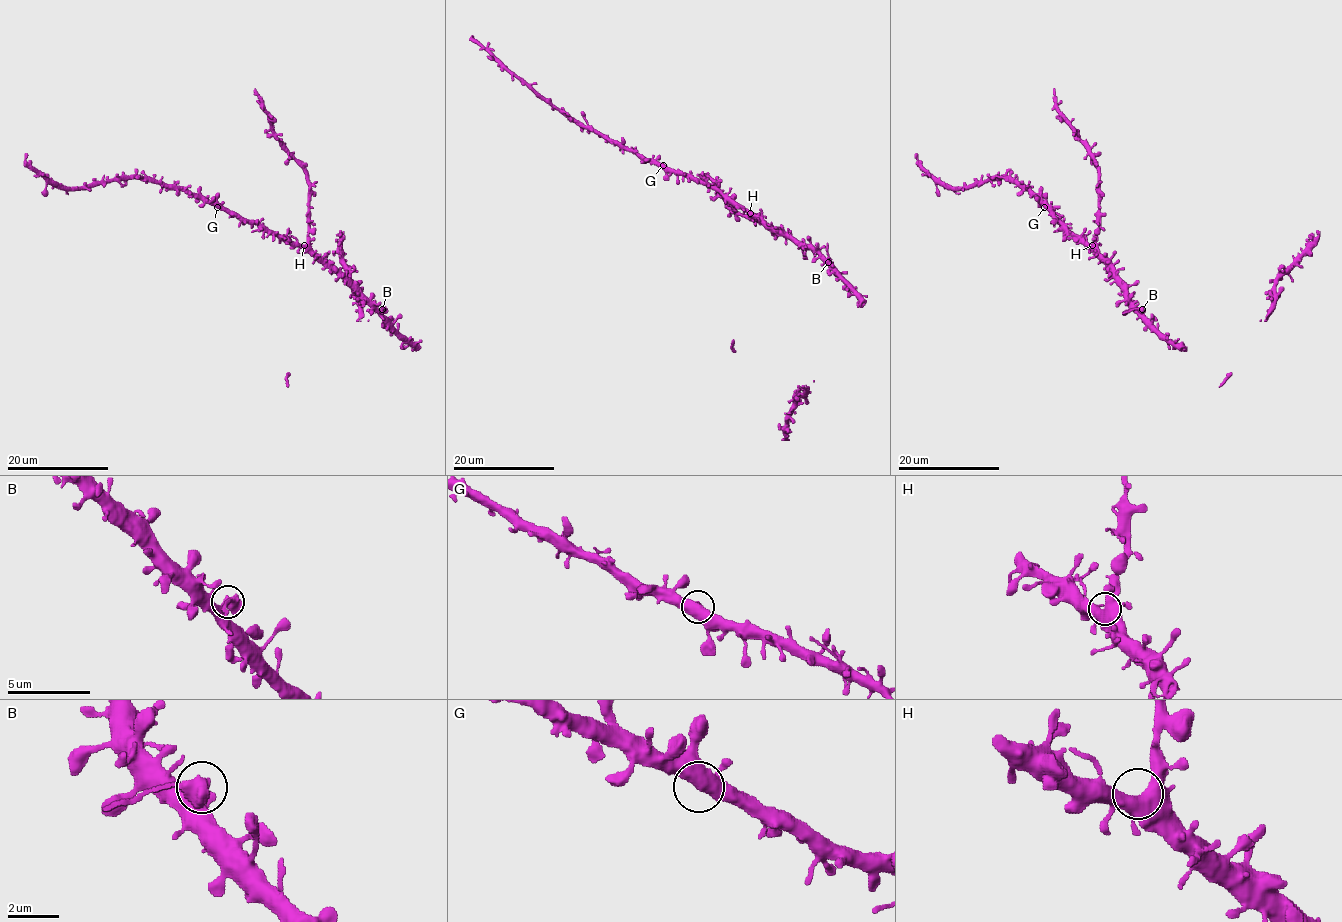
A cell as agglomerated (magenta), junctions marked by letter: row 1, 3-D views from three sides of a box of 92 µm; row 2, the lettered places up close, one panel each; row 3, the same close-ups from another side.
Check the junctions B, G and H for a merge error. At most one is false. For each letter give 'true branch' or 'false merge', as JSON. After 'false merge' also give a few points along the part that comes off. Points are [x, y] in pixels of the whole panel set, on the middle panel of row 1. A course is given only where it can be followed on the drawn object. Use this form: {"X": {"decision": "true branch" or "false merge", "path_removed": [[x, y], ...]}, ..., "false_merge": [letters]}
{"B": {"decision": "true branch"}, "G": {"decision": "true branch"}, "H": {"decision": "true branch"}, "false_merge": []}

